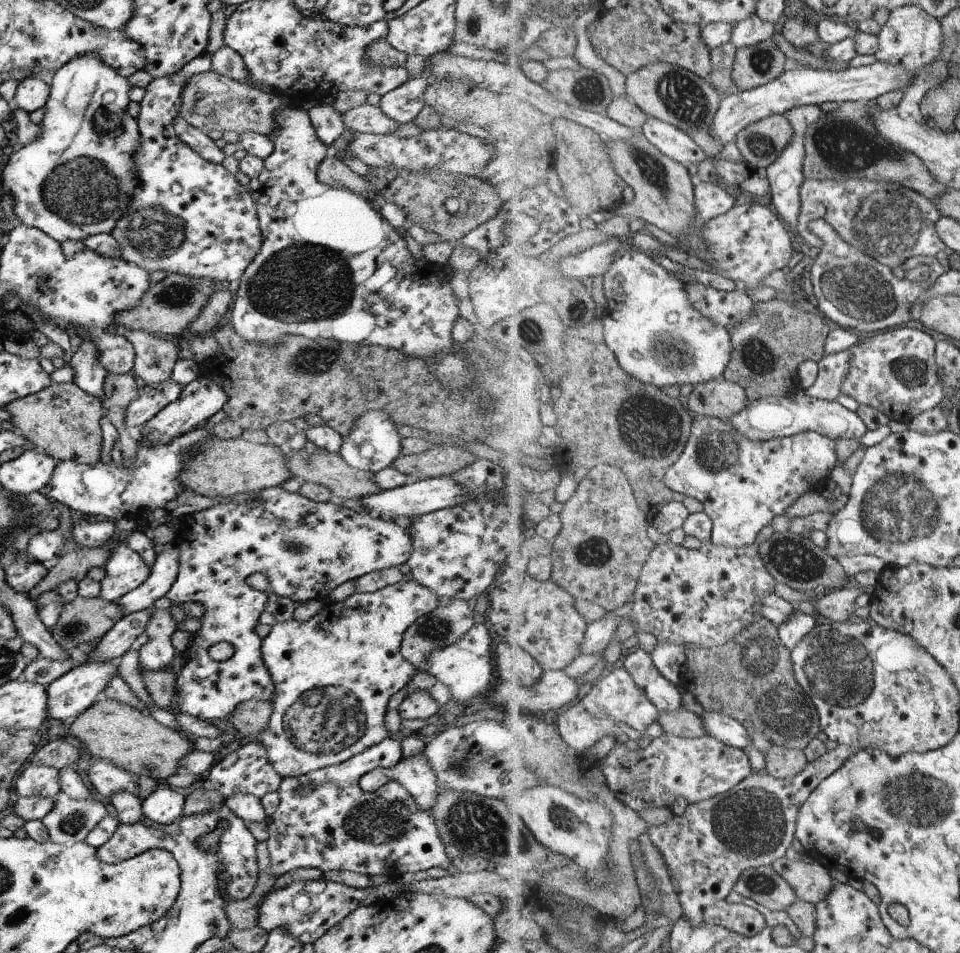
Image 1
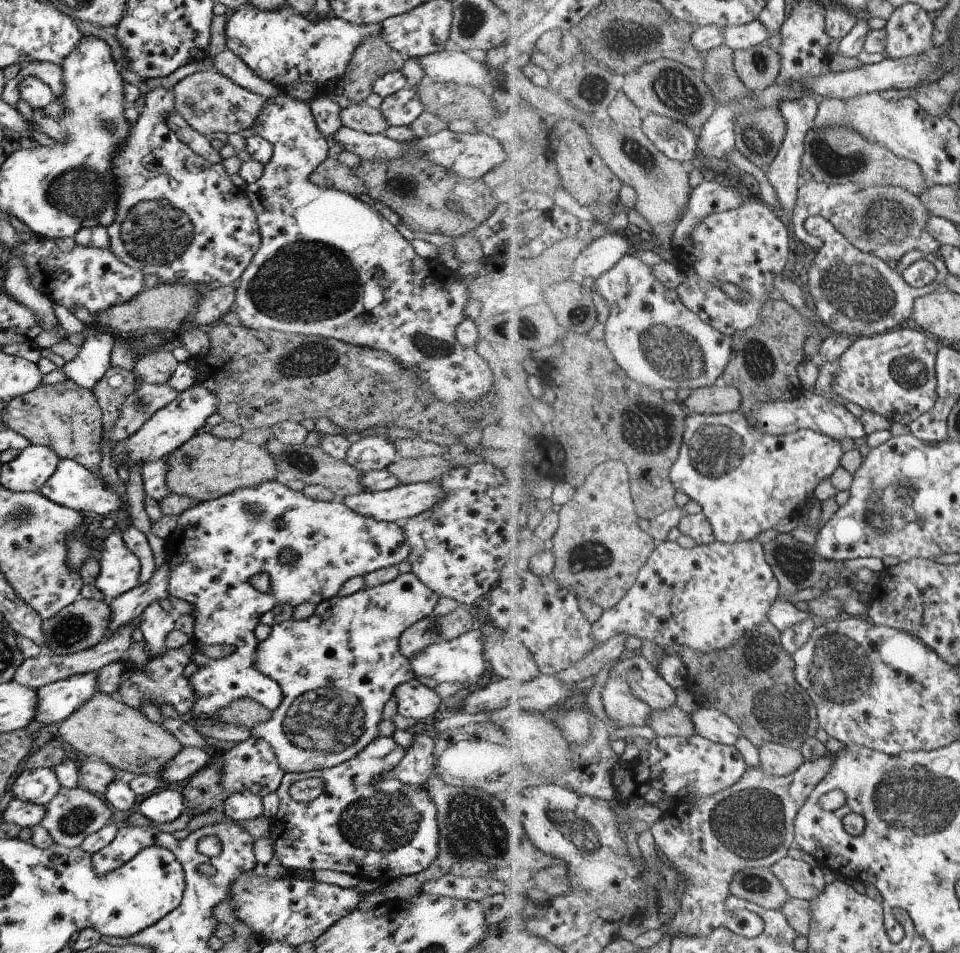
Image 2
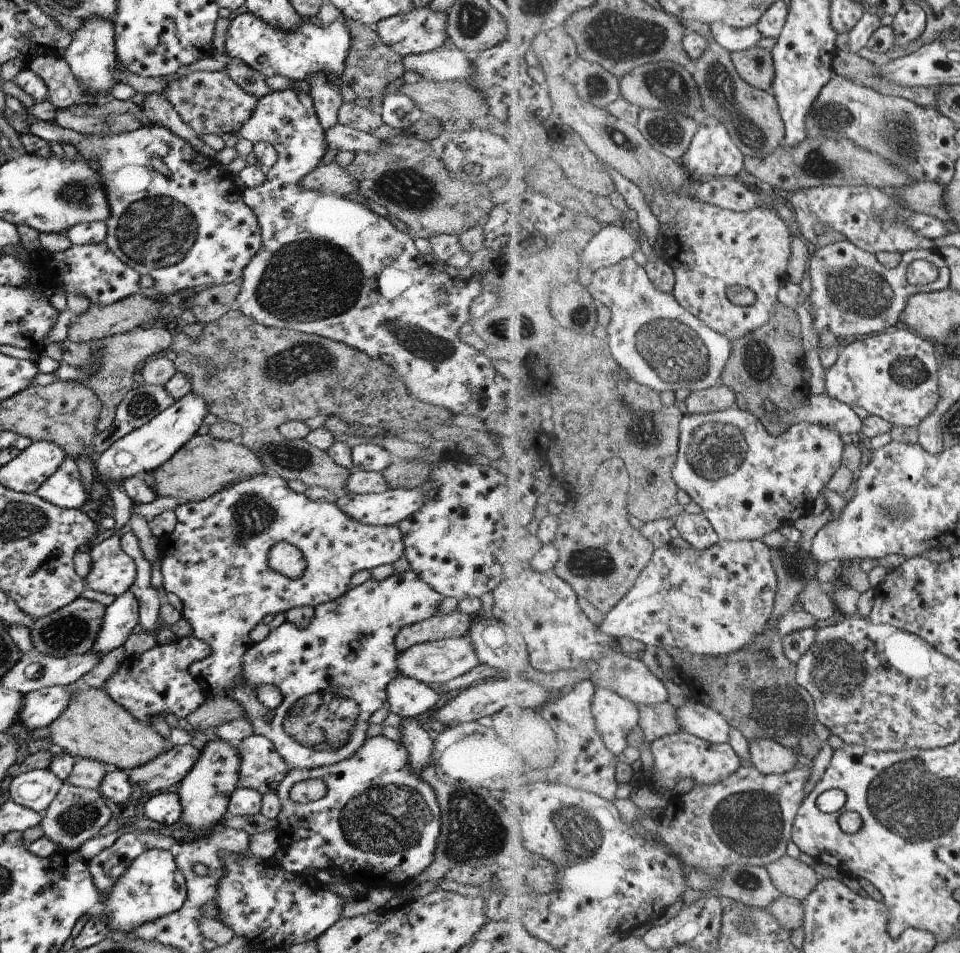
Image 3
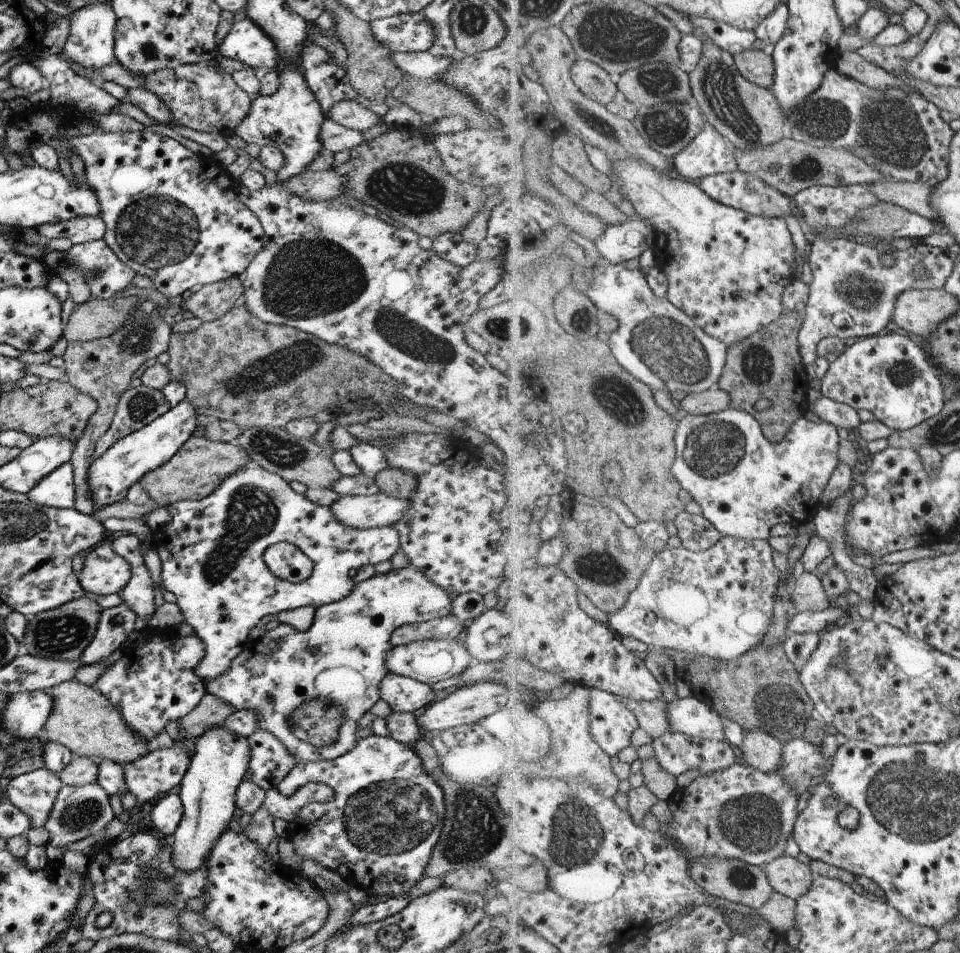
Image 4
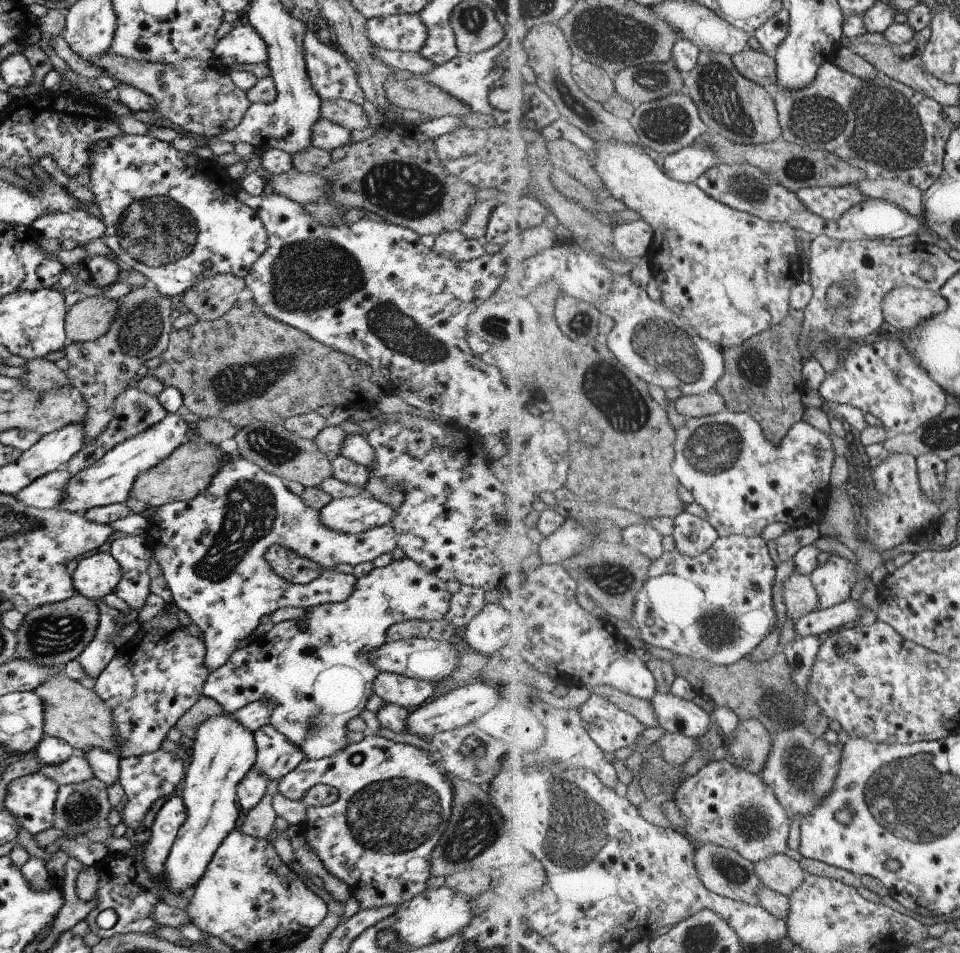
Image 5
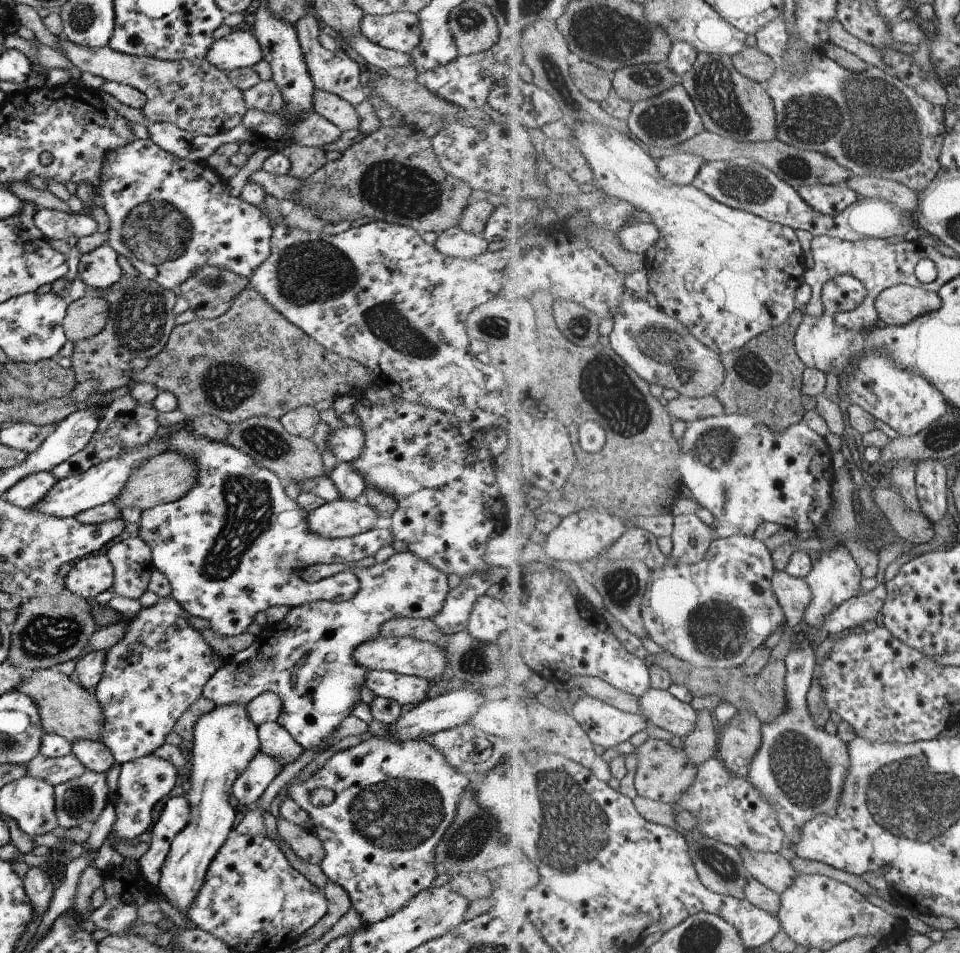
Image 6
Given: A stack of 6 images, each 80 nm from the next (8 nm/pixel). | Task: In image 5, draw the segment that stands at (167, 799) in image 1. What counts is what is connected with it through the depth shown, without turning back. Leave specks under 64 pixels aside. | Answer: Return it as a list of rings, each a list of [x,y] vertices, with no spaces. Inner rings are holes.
[[[179,796],[169,798],[157,811],[150,826],[150,837],[142,848],[142,865],[153,879],[159,880],[163,862],[185,817],[185,807]]]

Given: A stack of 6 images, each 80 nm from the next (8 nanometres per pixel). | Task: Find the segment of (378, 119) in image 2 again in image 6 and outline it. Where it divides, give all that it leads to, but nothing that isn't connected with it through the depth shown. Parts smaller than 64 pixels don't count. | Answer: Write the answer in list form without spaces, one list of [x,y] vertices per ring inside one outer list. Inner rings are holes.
[[[313,89],[311,102],[313,111],[331,121],[341,131],[356,128],[360,122],[352,105],[330,92]]]

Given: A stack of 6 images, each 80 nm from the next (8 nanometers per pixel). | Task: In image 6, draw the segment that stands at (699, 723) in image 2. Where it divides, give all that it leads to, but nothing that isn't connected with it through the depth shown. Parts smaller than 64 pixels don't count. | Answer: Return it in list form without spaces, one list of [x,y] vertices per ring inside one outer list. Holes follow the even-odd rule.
[[[651,687],[637,697],[642,716],[674,735],[687,736],[697,722],[697,711],[691,704],[677,700],[667,690]]]

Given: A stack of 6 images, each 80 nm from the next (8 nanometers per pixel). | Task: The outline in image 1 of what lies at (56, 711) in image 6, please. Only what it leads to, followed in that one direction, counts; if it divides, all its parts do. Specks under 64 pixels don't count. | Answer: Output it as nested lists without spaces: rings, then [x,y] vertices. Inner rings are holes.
[[[99,697],[69,724],[69,735],[89,750],[92,758],[107,760],[128,772],[155,782],[178,773],[179,760],[189,754],[193,744],[182,733],[159,724],[150,715],[131,706]]]

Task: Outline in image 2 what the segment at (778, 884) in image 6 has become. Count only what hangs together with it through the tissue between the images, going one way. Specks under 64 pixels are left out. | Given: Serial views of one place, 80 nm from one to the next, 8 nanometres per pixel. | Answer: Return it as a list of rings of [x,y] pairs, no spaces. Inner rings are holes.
[[[786,856],[768,868],[778,876],[790,896],[796,899],[813,900],[826,885],[819,864],[813,867],[805,860]]]

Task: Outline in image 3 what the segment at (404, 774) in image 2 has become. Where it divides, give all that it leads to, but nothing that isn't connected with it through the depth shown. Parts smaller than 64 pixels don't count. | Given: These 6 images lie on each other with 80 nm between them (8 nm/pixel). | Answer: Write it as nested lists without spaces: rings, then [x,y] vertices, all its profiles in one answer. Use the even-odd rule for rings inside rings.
[[[405,717],[398,726],[400,732],[399,742],[406,748],[408,756],[408,767],[410,771],[419,773],[422,768],[431,763],[433,741],[429,739],[425,730],[415,719]]]

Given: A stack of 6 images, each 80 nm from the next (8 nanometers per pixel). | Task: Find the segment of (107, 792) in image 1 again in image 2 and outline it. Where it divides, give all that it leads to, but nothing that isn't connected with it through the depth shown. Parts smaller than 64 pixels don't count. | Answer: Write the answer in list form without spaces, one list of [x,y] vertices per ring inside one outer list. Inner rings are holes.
[[[88,758],[76,769],[76,786],[89,792],[103,794],[107,784],[114,781],[115,774],[108,764],[99,759]]]

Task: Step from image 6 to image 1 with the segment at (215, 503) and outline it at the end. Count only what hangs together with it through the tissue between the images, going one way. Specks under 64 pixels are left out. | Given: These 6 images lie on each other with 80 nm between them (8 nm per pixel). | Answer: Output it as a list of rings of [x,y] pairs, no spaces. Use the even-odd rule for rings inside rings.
[[[280,486],[257,491],[253,504],[214,504],[207,510],[181,518],[178,525],[173,539],[179,552],[178,572],[165,597],[172,603],[198,602],[203,606],[203,615],[200,618],[201,628],[194,633],[191,646],[183,652],[183,665],[177,671],[174,695],[181,713],[203,721],[227,720],[241,702],[270,700],[273,694],[273,682],[261,660],[261,639],[254,632],[259,615],[265,608],[267,592],[247,586],[247,576],[264,574],[269,585],[267,591],[289,598],[294,604],[323,601],[344,582],[406,563],[412,550],[407,532],[393,520],[359,514],[337,504],[312,502],[298,492],[285,492]],[[219,642],[227,642],[233,647],[233,656],[224,662],[214,662],[207,654],[209,647]]]

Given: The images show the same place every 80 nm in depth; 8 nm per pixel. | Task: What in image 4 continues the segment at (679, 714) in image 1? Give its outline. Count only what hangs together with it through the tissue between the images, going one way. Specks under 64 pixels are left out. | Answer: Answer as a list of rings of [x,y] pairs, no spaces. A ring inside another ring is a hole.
[[[615,696],[628,706],[639,719],[640,726],[653,738],[664,735],[671,731],[670,722],[667,716],[667,702],[662,699],[654,701],[636,701],[629,697]]]

